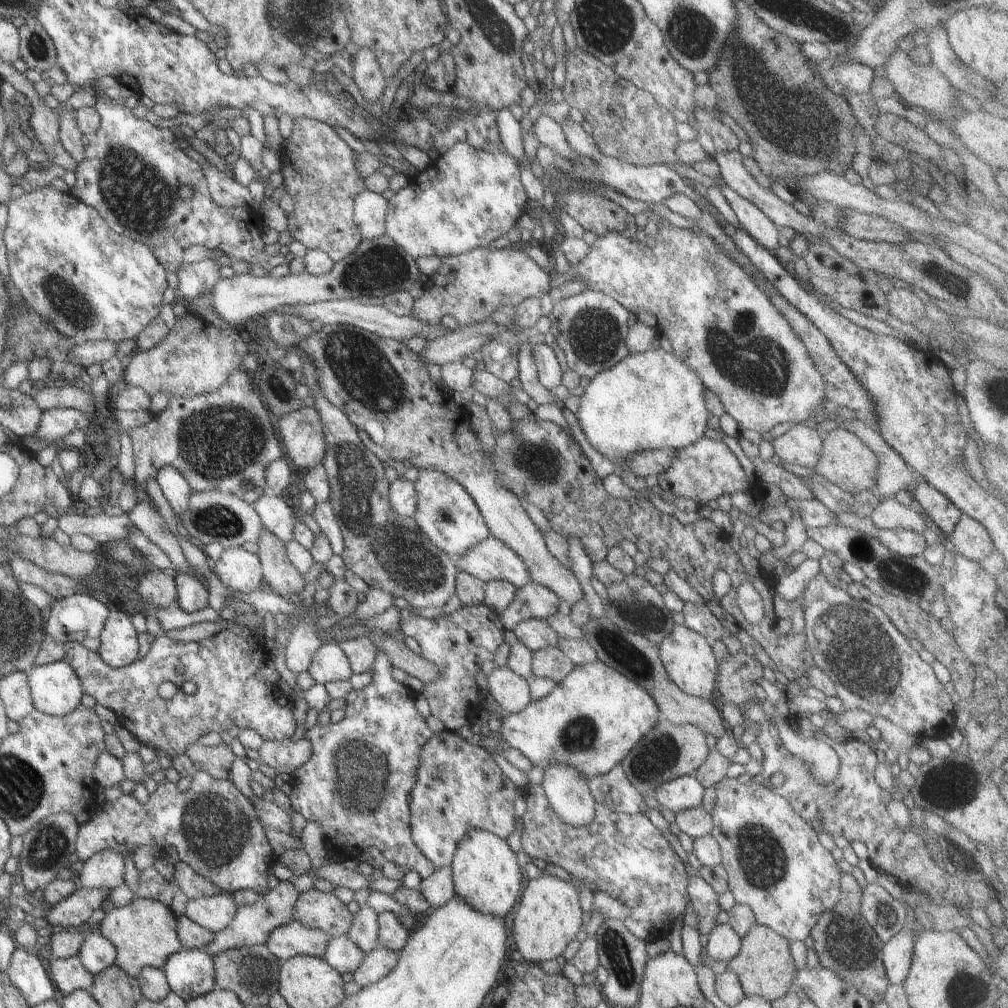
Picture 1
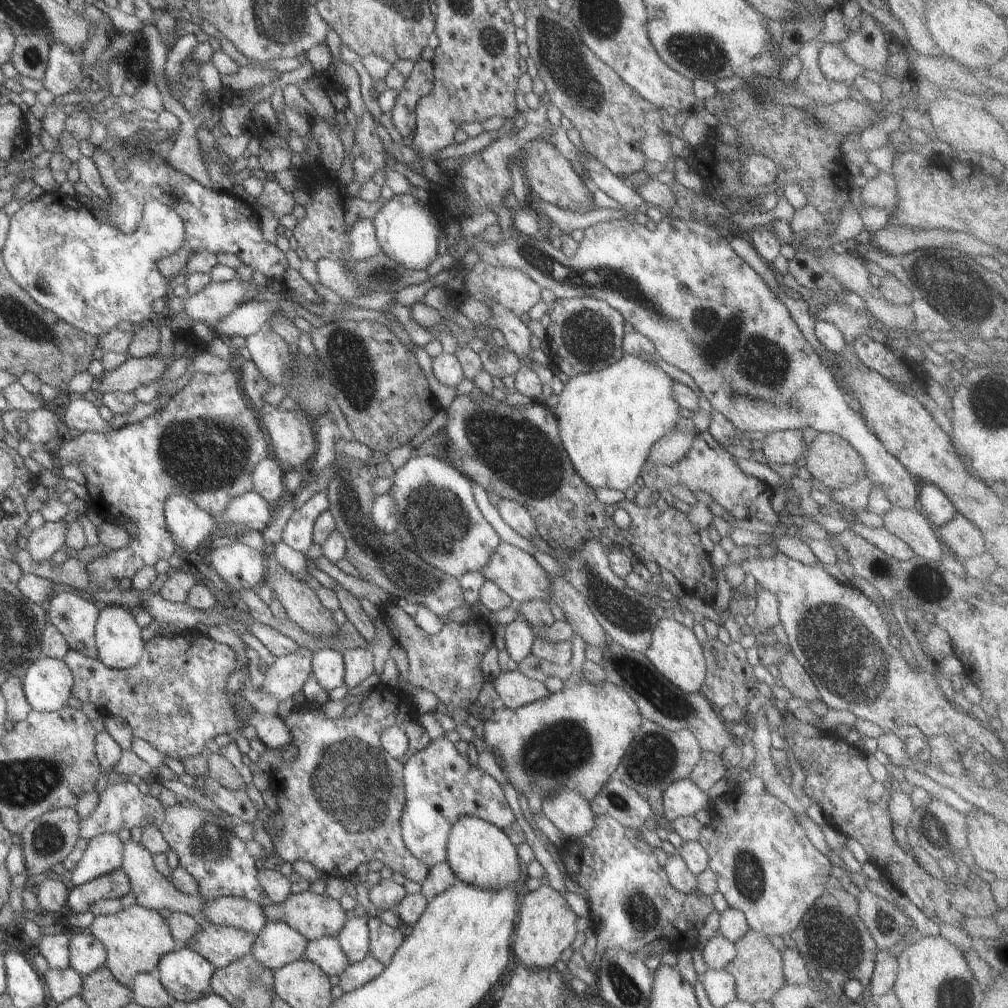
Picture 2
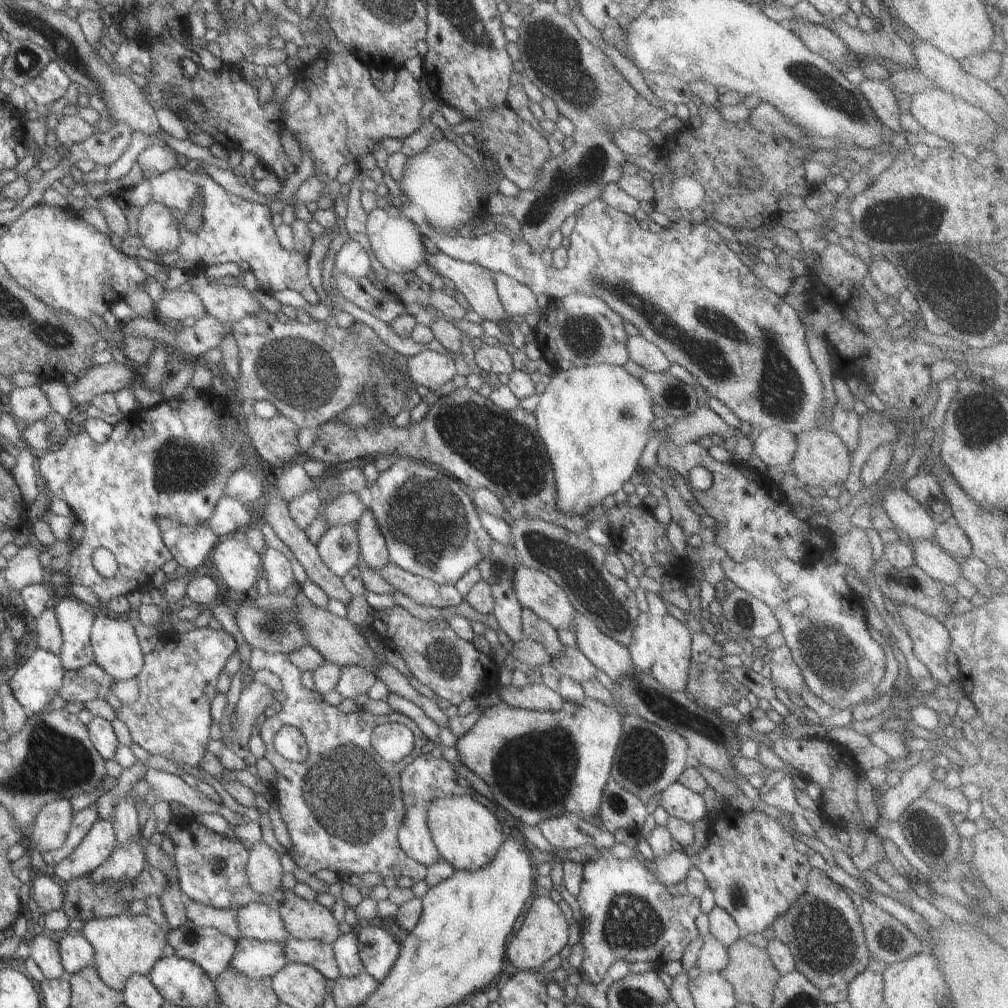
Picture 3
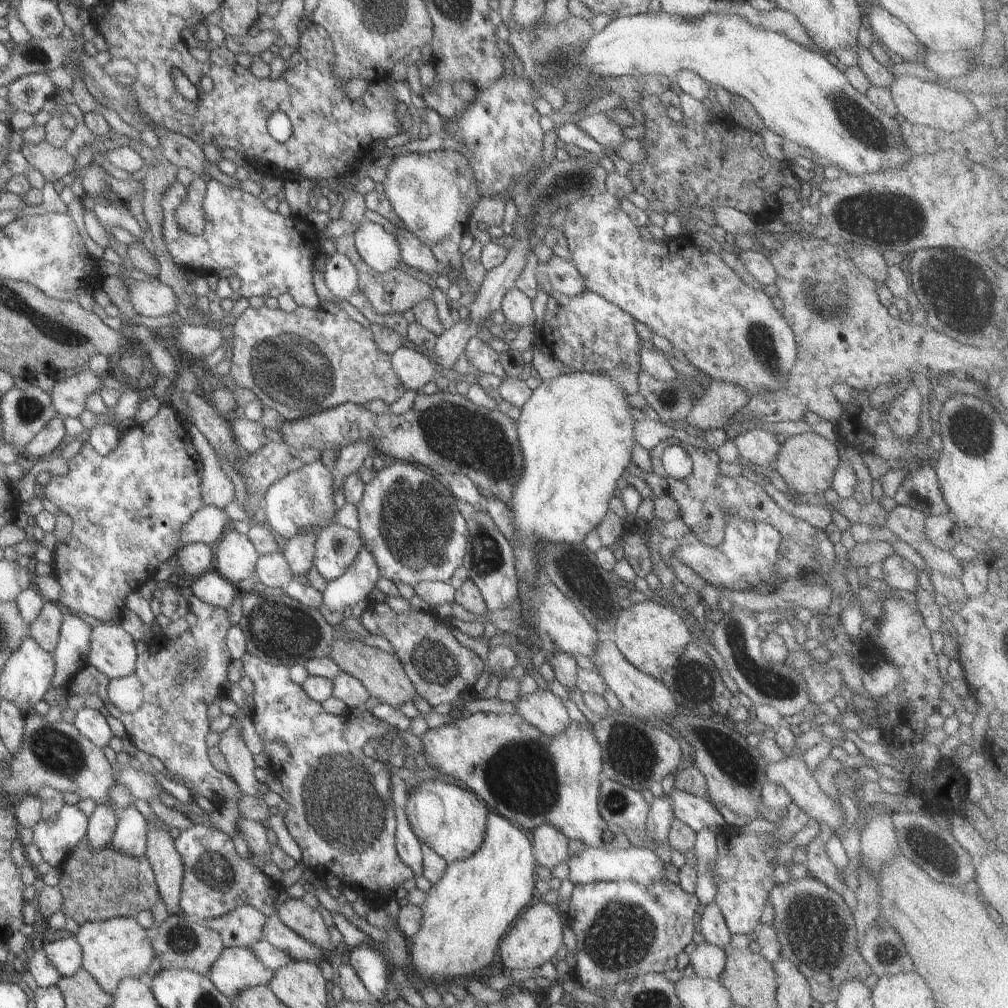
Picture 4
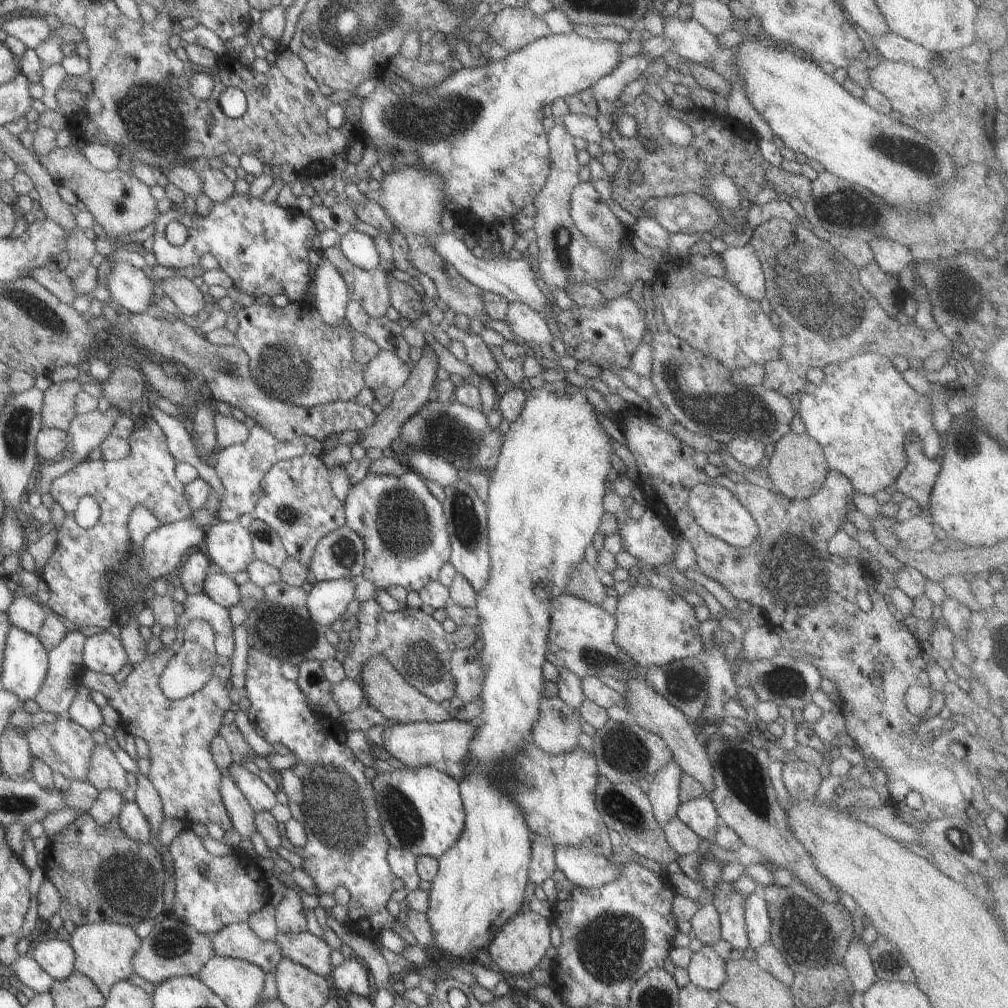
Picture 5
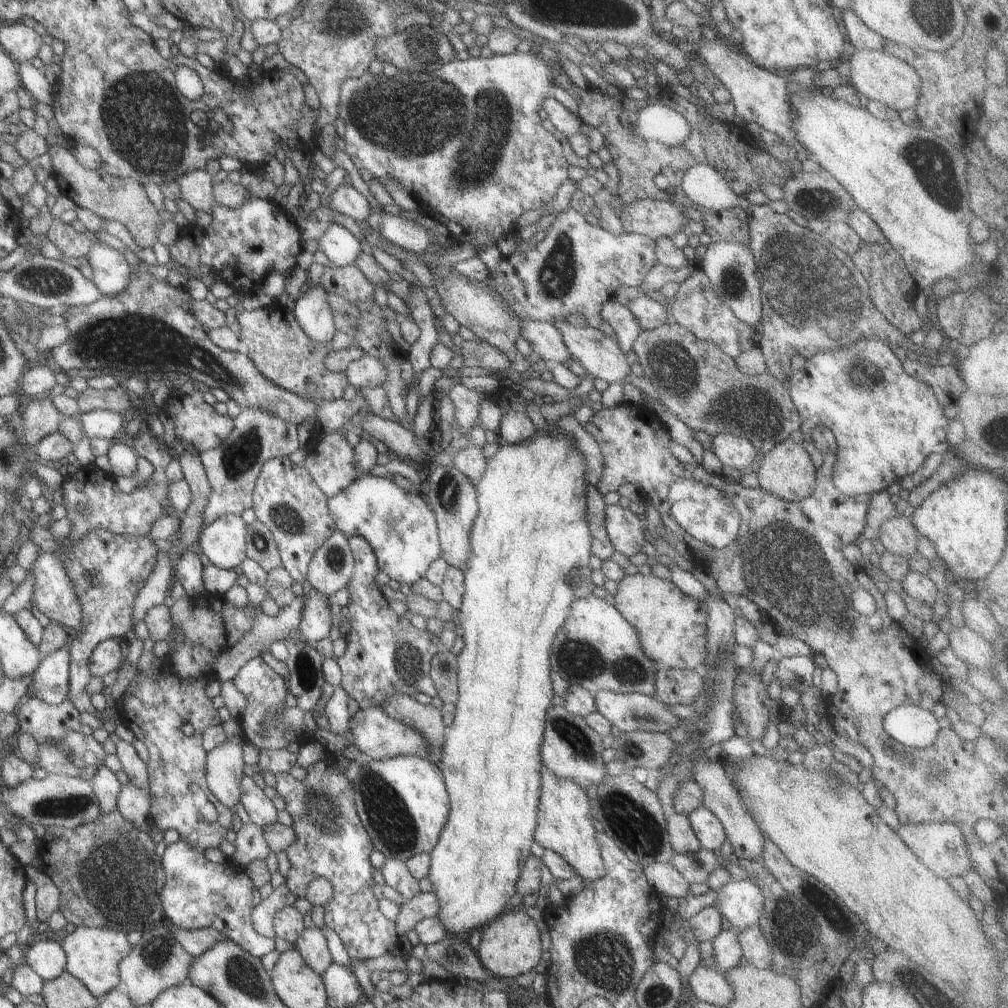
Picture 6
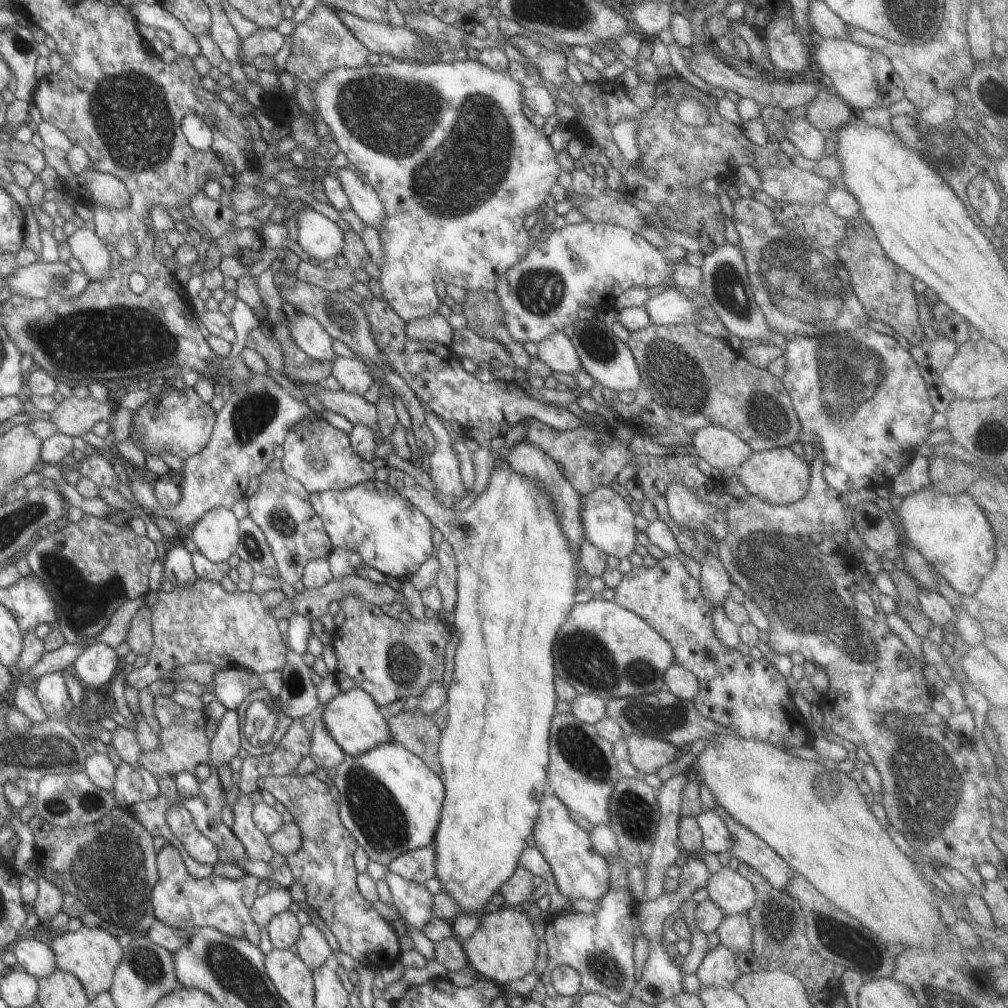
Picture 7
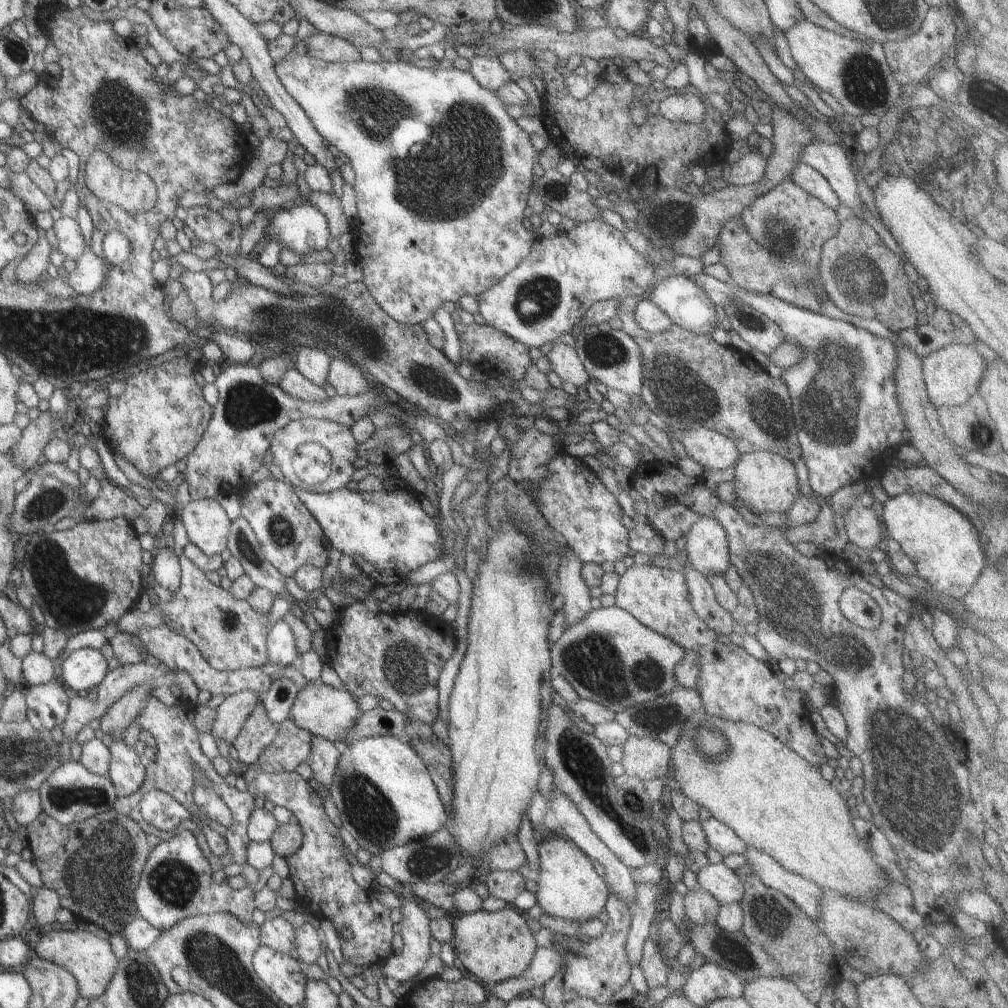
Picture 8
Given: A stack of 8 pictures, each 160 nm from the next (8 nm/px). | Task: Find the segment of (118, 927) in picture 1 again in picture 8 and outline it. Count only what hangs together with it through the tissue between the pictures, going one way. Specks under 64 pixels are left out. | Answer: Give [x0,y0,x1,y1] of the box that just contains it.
[32,927,118,1000]

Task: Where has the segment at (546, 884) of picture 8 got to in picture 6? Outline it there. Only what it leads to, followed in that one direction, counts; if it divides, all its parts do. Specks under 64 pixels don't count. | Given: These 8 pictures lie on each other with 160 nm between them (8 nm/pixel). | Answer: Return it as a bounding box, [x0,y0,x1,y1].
[532,764,604,881]

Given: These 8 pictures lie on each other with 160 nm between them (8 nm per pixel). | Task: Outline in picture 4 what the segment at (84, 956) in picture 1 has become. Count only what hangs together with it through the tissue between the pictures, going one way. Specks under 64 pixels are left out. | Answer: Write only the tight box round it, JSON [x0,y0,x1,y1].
[38,935,81,977]

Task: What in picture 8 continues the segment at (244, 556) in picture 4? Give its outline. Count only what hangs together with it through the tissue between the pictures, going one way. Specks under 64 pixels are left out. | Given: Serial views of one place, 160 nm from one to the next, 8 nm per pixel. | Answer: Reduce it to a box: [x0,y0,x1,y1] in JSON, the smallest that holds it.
[174,499,230,556]

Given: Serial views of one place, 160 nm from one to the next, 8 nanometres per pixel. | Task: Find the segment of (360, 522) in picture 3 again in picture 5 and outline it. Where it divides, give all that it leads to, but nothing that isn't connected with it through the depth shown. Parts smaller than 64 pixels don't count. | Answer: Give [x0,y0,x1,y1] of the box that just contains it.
[304,579,357,630]

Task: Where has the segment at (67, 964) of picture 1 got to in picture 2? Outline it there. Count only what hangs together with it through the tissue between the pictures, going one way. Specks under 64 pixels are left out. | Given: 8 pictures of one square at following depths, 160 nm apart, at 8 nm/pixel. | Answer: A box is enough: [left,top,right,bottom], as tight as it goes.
[41,967,81,1005]

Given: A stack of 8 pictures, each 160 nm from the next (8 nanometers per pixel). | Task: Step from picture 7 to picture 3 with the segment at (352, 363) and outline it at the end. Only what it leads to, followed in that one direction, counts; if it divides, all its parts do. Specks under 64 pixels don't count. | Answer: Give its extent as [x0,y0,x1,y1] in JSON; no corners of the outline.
[405,346,457,390]

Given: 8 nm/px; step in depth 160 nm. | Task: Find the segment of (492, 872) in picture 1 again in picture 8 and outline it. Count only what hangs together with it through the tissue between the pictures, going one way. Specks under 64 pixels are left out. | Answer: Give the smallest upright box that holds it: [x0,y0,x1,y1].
[329,735,448,856]

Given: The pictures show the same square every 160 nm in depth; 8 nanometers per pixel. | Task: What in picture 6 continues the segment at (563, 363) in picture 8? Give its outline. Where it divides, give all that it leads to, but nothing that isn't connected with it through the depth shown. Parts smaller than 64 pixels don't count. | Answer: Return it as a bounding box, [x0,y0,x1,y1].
[518,319,571,365]

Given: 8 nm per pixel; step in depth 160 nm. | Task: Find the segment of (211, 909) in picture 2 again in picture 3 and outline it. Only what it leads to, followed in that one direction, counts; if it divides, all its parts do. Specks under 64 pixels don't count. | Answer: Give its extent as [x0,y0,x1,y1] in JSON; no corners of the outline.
[235,902,289,942]

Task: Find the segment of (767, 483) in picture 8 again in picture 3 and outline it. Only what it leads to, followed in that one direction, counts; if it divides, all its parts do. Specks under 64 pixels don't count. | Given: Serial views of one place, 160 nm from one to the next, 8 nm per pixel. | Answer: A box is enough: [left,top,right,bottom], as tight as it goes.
[784,429,852,488]

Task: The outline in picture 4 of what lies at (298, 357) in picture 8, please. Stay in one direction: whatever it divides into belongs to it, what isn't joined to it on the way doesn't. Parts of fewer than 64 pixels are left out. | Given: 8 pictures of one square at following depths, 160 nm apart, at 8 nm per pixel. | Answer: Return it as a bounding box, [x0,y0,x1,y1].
[322,253,357,304]

